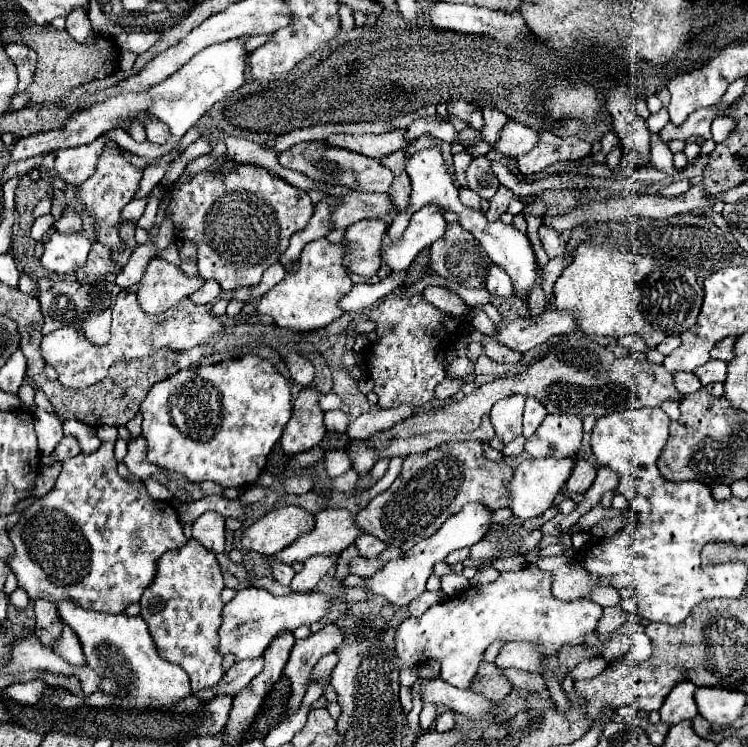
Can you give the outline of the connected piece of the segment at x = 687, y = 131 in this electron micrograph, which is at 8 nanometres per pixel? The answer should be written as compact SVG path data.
M710 106L710 108L702 108L698 112L692 112L686 120L686 124L682 124L682 128L674 128L674 126L664 126L658 136L662 142L668 142L672 138L682 138L682 140L688 140L690 136L698 136L698 138L712 138L712 132L710 132L710 124L714 118L718 116L728 116L730 114L730 106L726 108L716 108L716 106Z

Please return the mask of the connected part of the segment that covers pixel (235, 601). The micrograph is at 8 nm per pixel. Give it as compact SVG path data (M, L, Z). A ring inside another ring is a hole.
M244 588L236 592L236 596L224 606L224 618L220 626L220 652L222 656L234 652L236 660L258 658L266 650L266 646L278 636L282 630L296 630L298 626L310 626L318 622L328 608L332 606L332 596L320 592L308 594L286 594L286 596L272 596L268 590L262 588Z

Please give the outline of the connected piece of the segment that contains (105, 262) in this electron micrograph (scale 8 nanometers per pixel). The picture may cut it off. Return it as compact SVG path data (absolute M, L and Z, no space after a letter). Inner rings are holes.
M94 244L92 250L90 250L90 256L88 256L88 262L84 264L84 268L78 269L77 279L78 281L93 284L104 279L108 272L118 274L120 268L116 268L112 264L108 248L102 248L102 244Z

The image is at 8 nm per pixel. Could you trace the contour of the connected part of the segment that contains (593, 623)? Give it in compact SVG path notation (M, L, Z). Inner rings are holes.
M528 564L518 572L502 572L496 582L472 586L464 594L456 598L446 598L442 604L430 606L420 618L406 618L398 628L394 636L394 650L398 654L400 668L416 666L424 660L438 660L442 664L444 682L468 690L478 664L482 662L484 650L496 642L512 642L512 640L526 640L544 654L544 658L550 658L558 654L562 646L584 646L584 636L596 632L598 622L602 618L602 608L590 600L574 600L574 602L562 602L556 600L550 592L550 574L542 572L536 564Z

